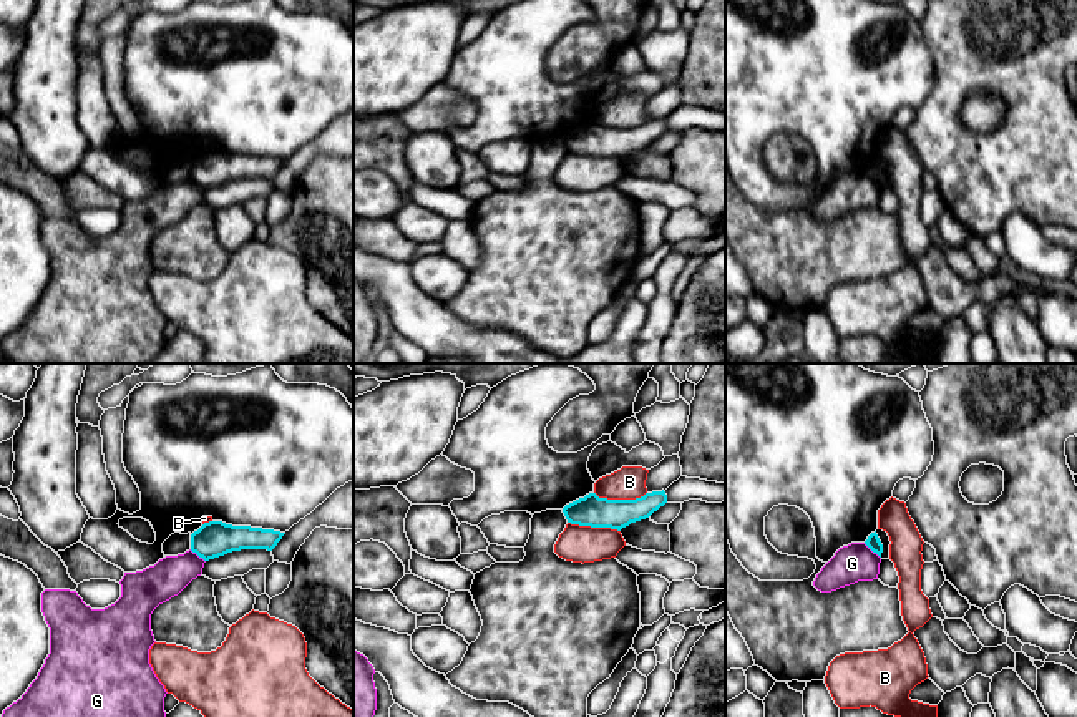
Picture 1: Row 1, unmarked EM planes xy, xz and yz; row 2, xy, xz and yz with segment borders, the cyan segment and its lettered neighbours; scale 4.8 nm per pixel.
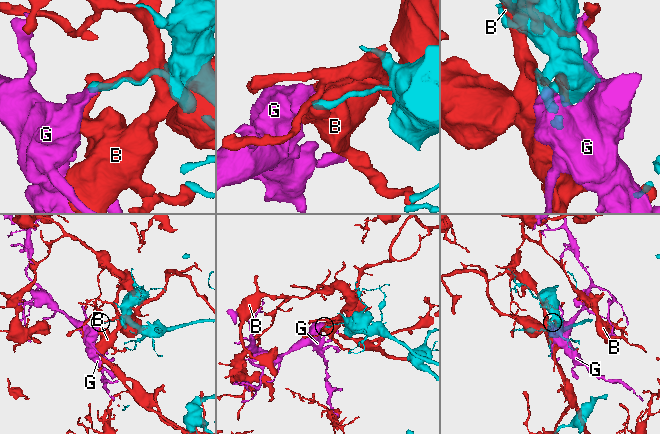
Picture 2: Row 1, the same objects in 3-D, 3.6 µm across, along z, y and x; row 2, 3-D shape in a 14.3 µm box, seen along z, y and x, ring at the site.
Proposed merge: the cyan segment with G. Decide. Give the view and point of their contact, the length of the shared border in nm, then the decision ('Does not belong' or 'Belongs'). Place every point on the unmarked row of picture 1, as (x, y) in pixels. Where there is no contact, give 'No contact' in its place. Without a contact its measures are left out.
Touches cyan at yz (872, 178). Shared border 120 nm. Does not belong

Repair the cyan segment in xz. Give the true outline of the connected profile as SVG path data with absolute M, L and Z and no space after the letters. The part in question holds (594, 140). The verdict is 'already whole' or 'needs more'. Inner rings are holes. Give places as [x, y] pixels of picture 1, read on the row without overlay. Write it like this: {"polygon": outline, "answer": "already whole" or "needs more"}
{"polygon": "M665 120L646 121L636 128L607 128L589 121L563 136L571 153L621 159L631 151L649 146L667 131Z", "answer": "already whole"}

